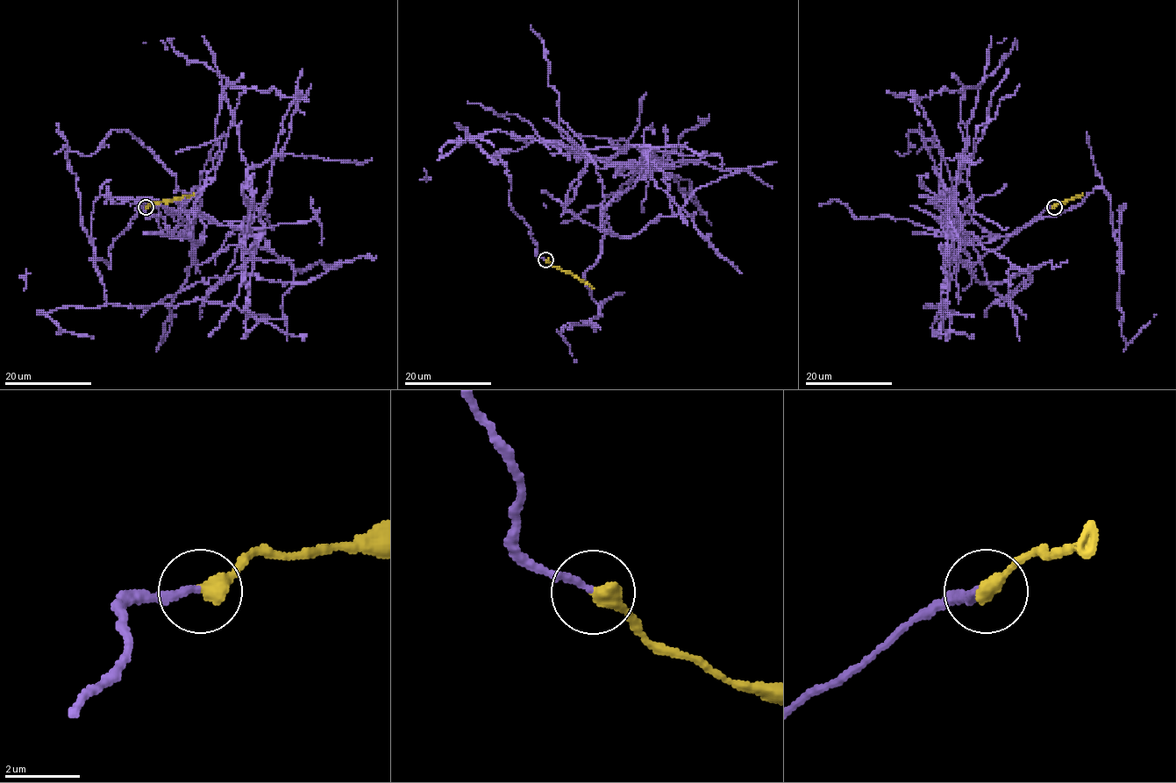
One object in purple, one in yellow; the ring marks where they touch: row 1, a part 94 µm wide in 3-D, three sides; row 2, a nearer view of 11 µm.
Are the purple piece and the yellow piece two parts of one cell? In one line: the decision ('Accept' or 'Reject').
Reject

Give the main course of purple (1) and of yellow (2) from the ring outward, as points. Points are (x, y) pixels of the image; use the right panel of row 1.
1: (1053, 206), (973, 264), (951, 258), (935, 199), (957, 214), (944, 305), (924, 308), (951, 313), (940, 338)
2: (1053, 206), (1083, 194)

